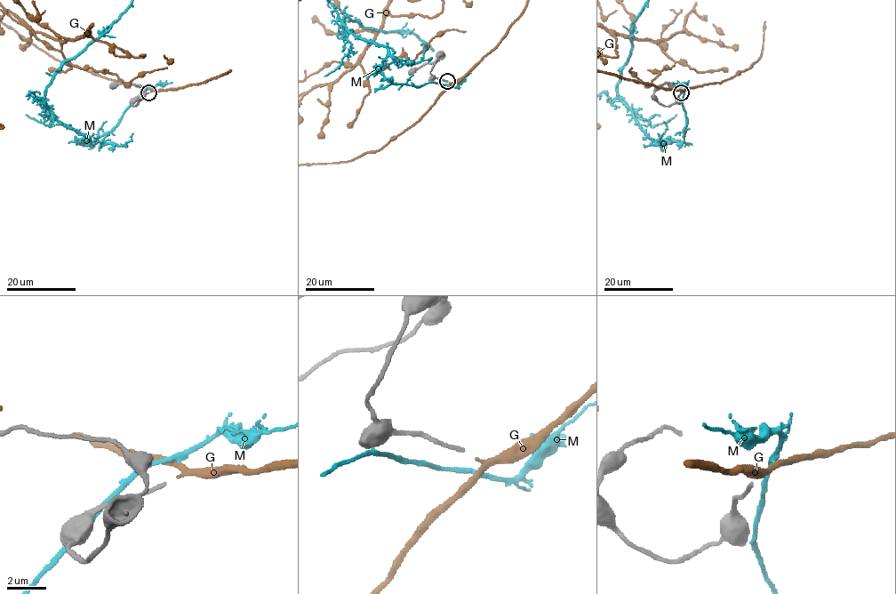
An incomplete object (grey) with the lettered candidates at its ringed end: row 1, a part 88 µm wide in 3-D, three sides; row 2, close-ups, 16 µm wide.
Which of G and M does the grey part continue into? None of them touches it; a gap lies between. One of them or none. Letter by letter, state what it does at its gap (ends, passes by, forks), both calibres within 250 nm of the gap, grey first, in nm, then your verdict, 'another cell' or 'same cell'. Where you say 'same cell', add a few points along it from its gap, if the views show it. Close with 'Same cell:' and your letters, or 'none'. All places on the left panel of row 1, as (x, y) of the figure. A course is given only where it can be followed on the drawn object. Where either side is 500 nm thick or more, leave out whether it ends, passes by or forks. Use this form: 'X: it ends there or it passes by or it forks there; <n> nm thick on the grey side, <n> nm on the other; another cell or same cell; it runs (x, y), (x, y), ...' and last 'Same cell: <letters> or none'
G: it passes by; 200 nm thick on the grey side, 240 nm on the other; same cell
M: it passes by; 200 nm thick on the grey side, 200 nm on the other; another cell
Same cell: G

